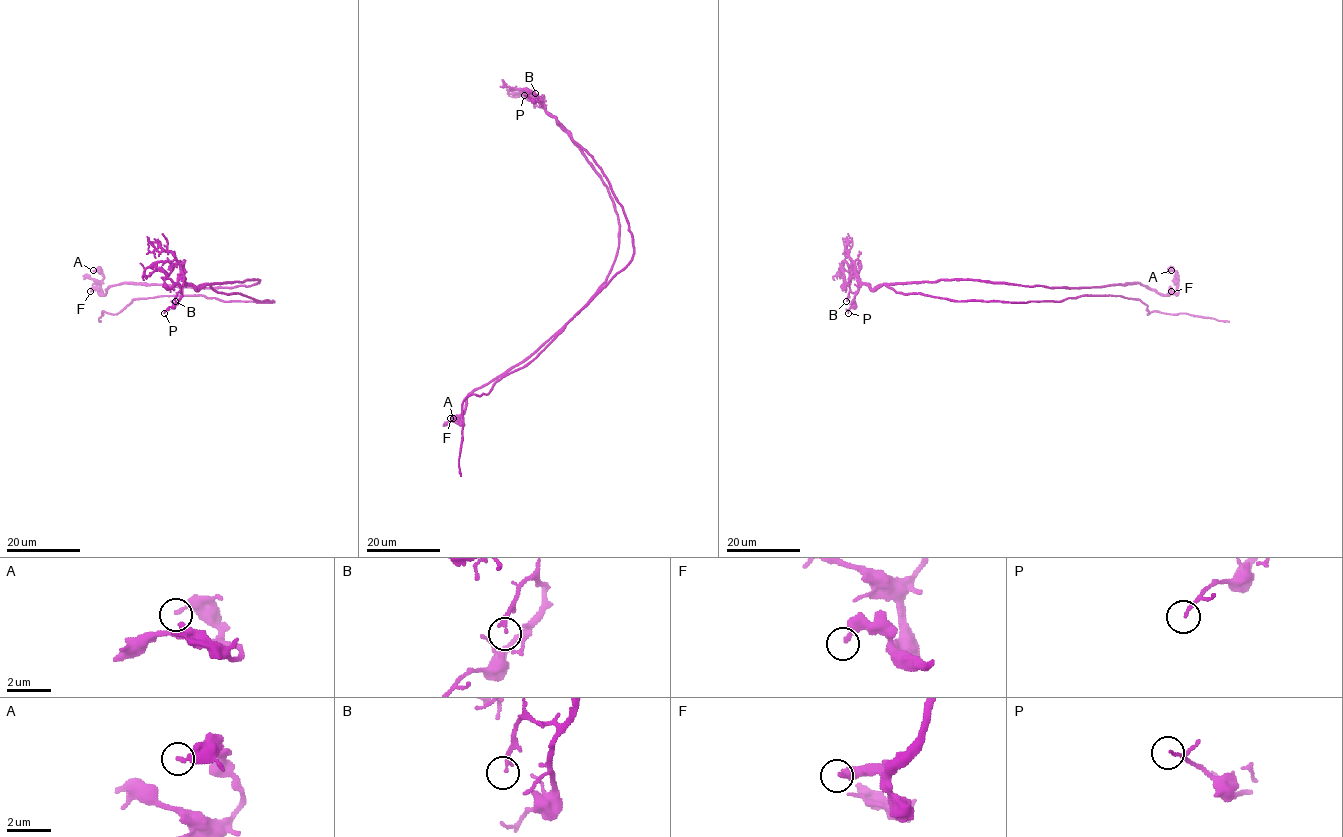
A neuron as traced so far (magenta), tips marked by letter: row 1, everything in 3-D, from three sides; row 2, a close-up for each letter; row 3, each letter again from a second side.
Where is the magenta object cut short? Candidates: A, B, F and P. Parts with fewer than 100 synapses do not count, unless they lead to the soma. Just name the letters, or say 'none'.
none

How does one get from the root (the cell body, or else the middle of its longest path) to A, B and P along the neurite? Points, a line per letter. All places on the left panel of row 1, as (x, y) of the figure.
A: (224, 293), (209, 285), (259, 280), (250, 286), (213, 288), (120, 283), (101, 294), (103, 274), (93, 270)
B: (224, 293), (217, 292), (208, 284), (197, 289), (185, 284), (175, 301)
P: (224, 293), (217, 292), (208, 284), (197, 289), (185, 284), (180, 298), (164, 313)

